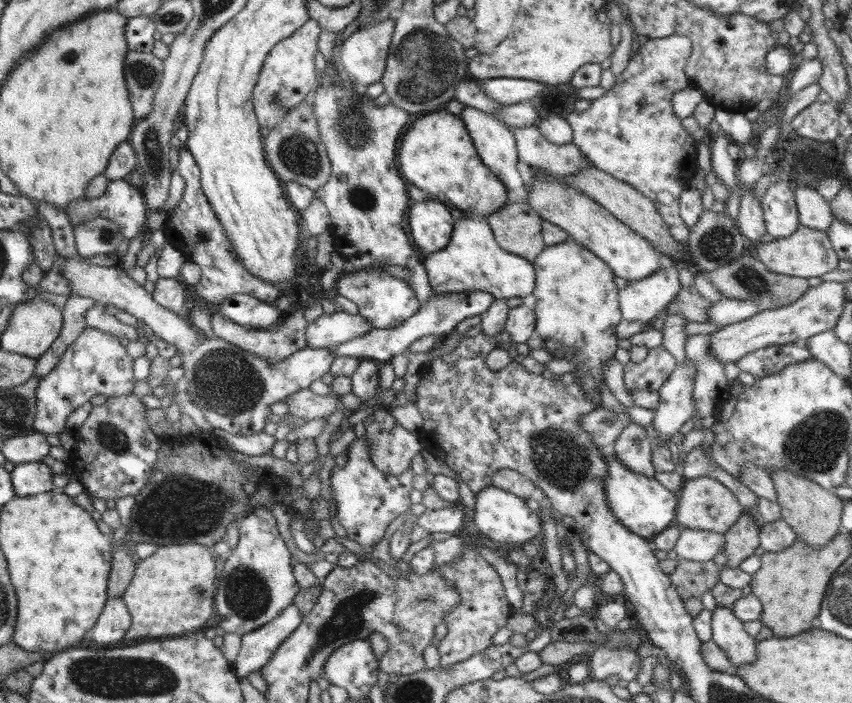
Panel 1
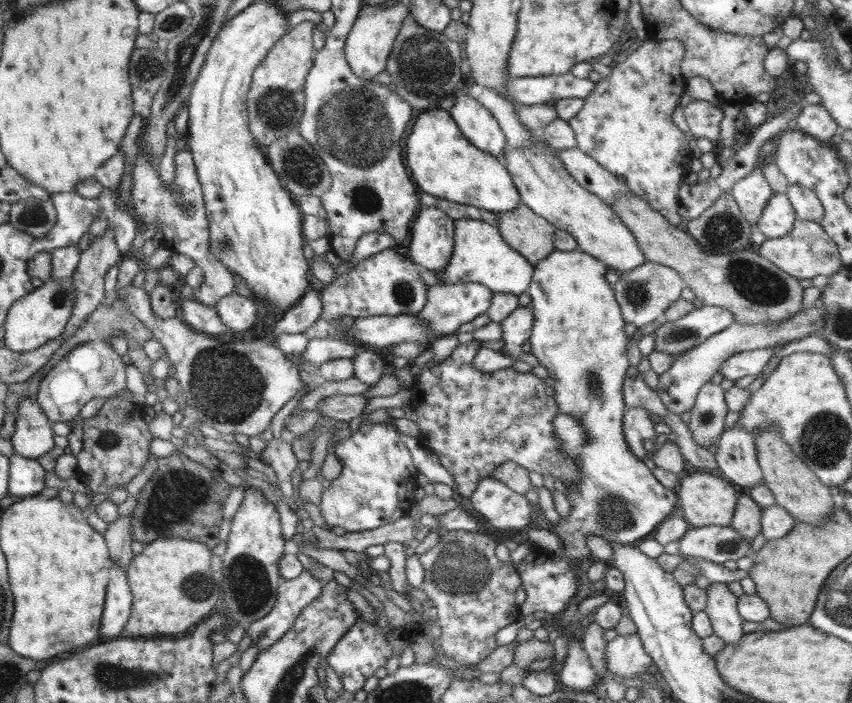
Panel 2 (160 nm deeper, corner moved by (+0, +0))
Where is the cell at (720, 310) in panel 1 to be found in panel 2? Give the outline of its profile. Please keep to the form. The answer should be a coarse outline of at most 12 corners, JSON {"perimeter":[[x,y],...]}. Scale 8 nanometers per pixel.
{"perimeter":[[712,306],[675,321],[652,334],[655,350],[674,357],[734,321]]}

